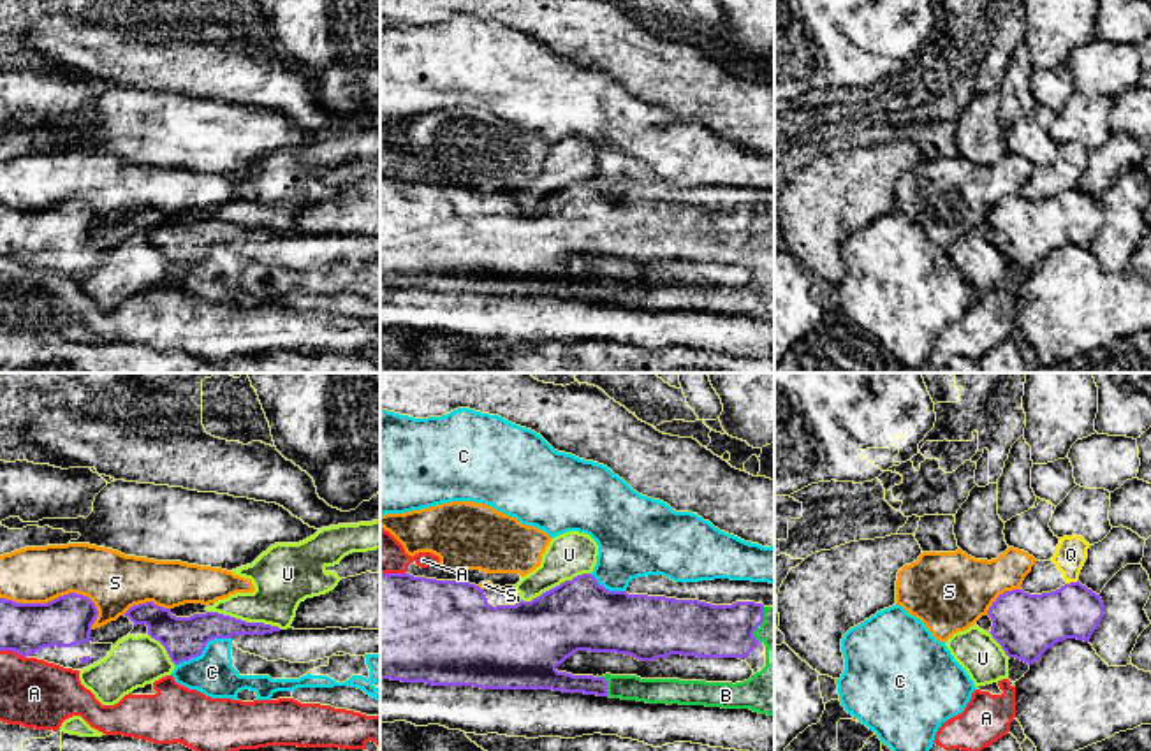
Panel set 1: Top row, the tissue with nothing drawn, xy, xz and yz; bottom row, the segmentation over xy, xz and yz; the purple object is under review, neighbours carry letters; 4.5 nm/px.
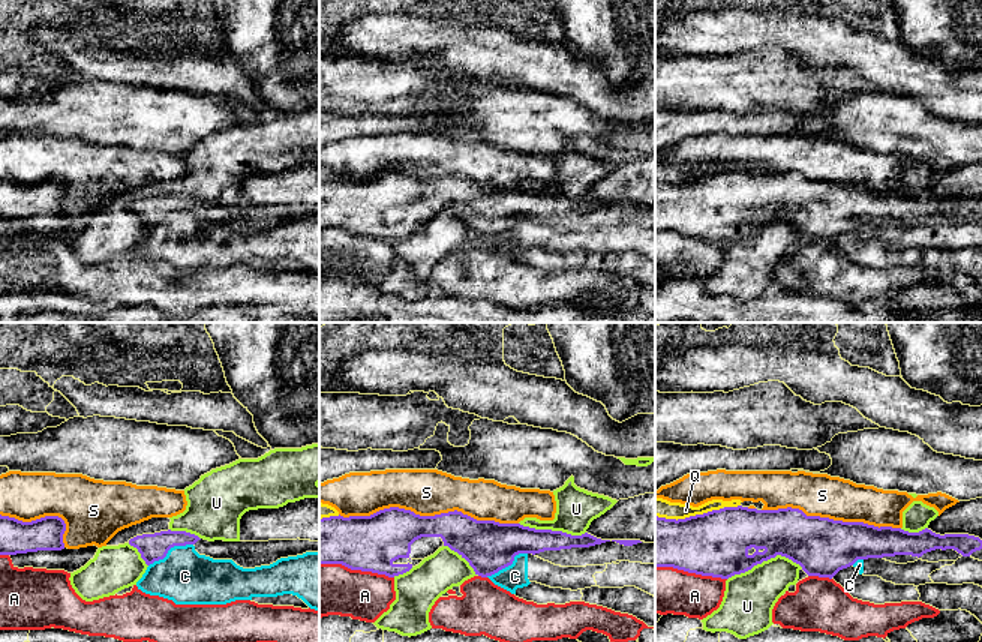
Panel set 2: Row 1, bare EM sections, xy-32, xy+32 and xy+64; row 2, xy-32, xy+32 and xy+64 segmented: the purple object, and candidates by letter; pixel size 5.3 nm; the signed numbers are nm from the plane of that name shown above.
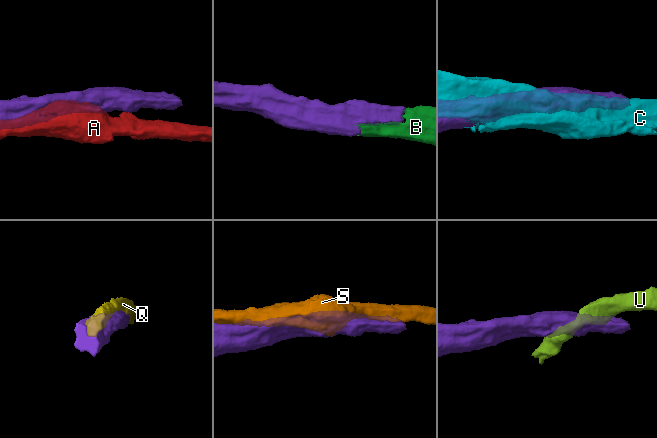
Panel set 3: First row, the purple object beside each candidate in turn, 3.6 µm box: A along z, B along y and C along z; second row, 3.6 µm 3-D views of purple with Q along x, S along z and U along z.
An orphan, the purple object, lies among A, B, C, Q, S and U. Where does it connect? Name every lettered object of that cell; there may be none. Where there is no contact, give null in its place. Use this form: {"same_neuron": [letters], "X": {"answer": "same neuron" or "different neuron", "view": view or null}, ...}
{"same_neuron": ["B"], "A": {"answer": "different neuron", "view": "xy"}, "B": {"answer": "same neuron", "view": "xz"}, "C": {"answer": "different neuron", "view": "xy"}, "Q": {"answer": "different neuron", "view": "yz"}, "S": {"answer": "different neuron", "view": "xy"}, "U": {"answer": "different neuron", "view": "xy"}}

